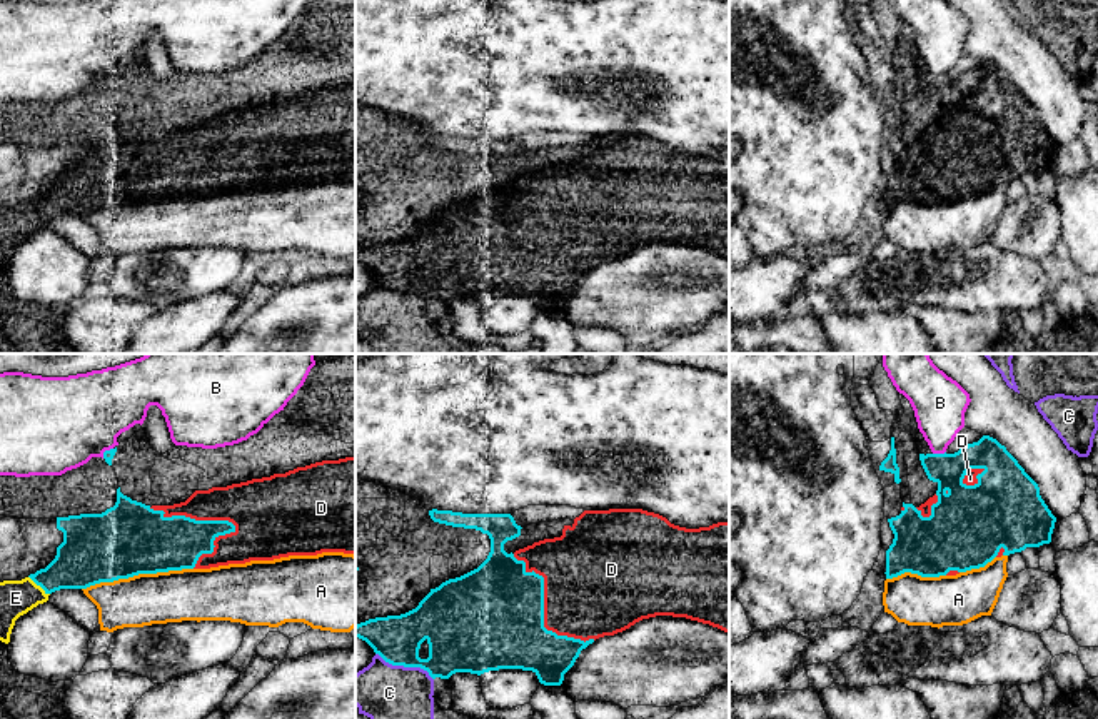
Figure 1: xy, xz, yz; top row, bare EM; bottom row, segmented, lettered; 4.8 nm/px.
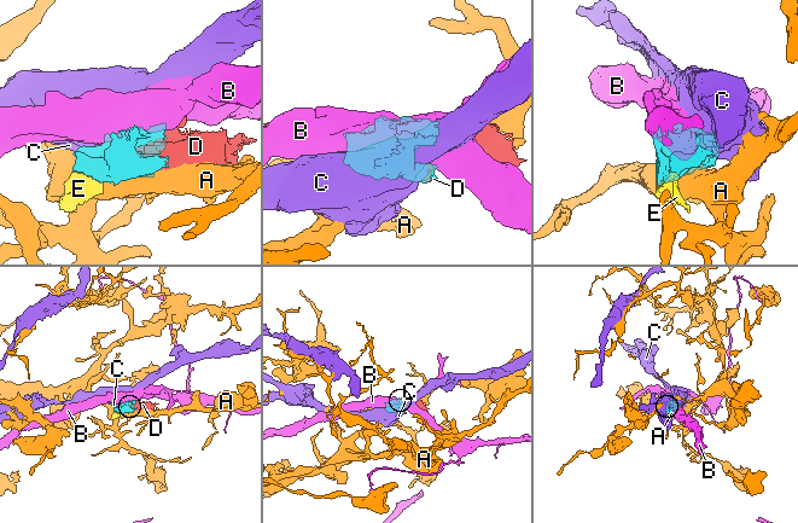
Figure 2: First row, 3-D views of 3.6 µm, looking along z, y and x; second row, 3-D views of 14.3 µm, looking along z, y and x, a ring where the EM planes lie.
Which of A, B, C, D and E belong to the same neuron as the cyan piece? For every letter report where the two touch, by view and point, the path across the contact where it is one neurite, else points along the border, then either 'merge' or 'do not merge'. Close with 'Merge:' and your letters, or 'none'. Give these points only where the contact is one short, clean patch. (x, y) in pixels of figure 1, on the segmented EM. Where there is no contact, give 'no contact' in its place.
A: xy (137, 574) | do not merge
B: yz (938, 454) | do not merge
C: xz (406, 666) | do not merge
D: xy (194, 519) | merge
E: xy (39, 584) | across xy (84, 559), (39, 584), (17, 598) | merge
Merge: D, E

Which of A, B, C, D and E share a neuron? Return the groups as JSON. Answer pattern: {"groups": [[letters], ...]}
{"groups": [["A"], ["B"], ["C"], ["D", "E"]]}

